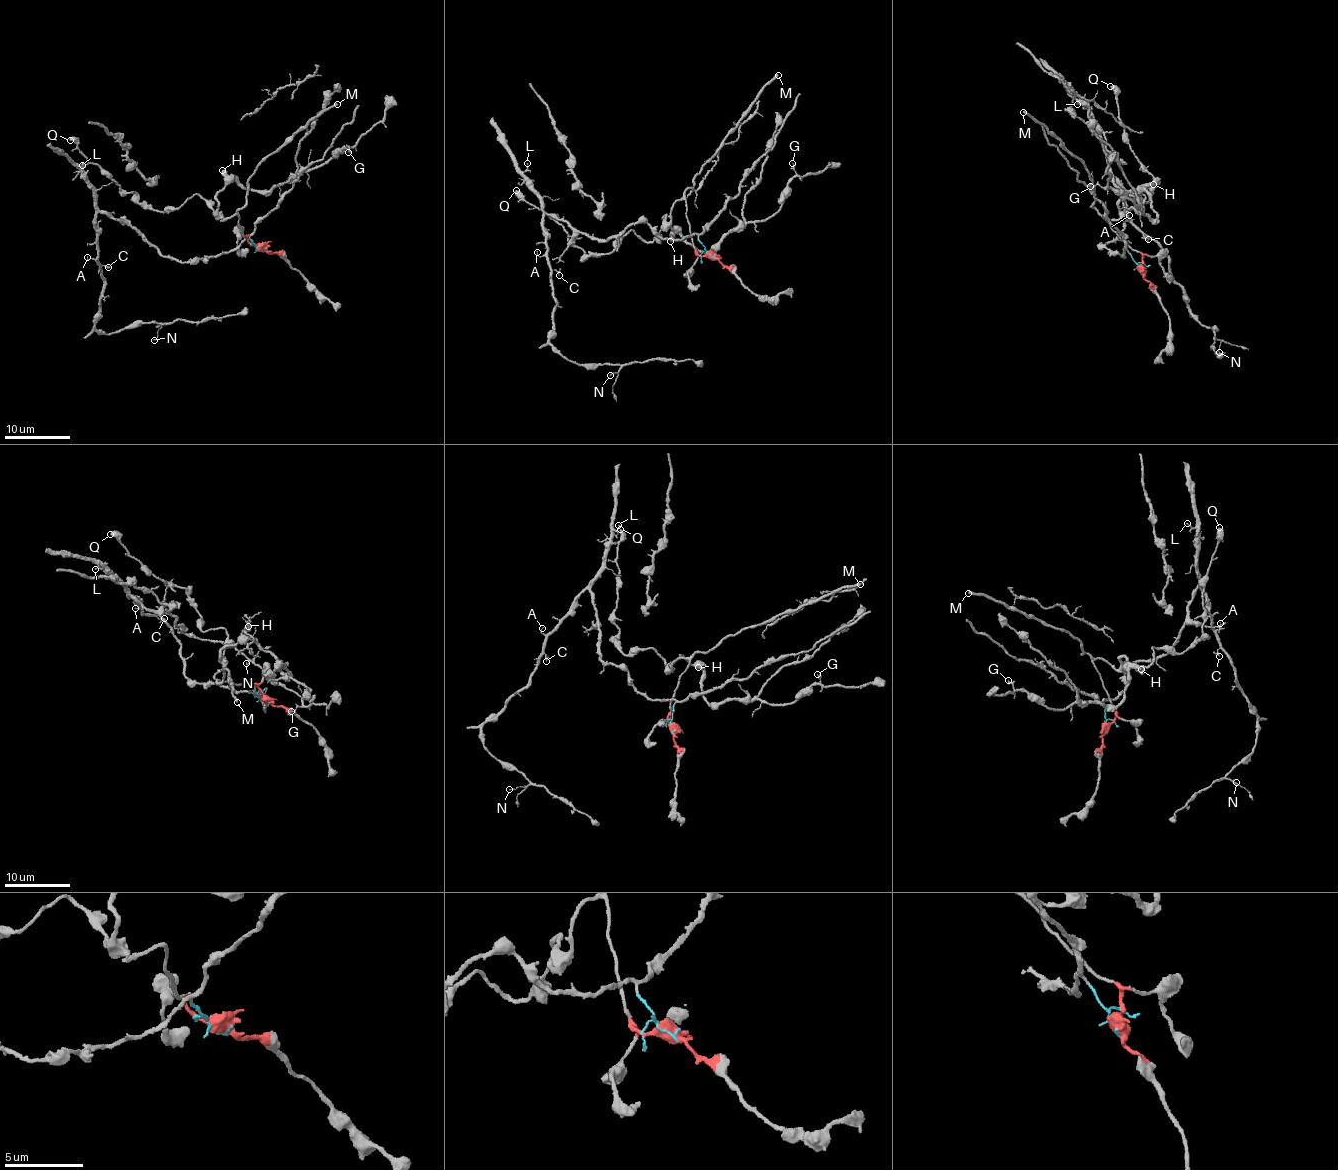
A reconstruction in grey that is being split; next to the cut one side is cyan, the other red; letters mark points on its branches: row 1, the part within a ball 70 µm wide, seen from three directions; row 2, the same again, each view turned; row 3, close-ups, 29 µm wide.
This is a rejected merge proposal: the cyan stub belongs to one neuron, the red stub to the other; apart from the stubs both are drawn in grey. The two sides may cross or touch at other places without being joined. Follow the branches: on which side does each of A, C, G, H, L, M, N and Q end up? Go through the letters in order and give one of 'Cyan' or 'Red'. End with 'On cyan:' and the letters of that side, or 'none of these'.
A: Cyan
C: Cyan
G: Red
H: Red
L: Cyan
M: Red
N: Cyan
Q: Red
On cyan: A, C, L, N

